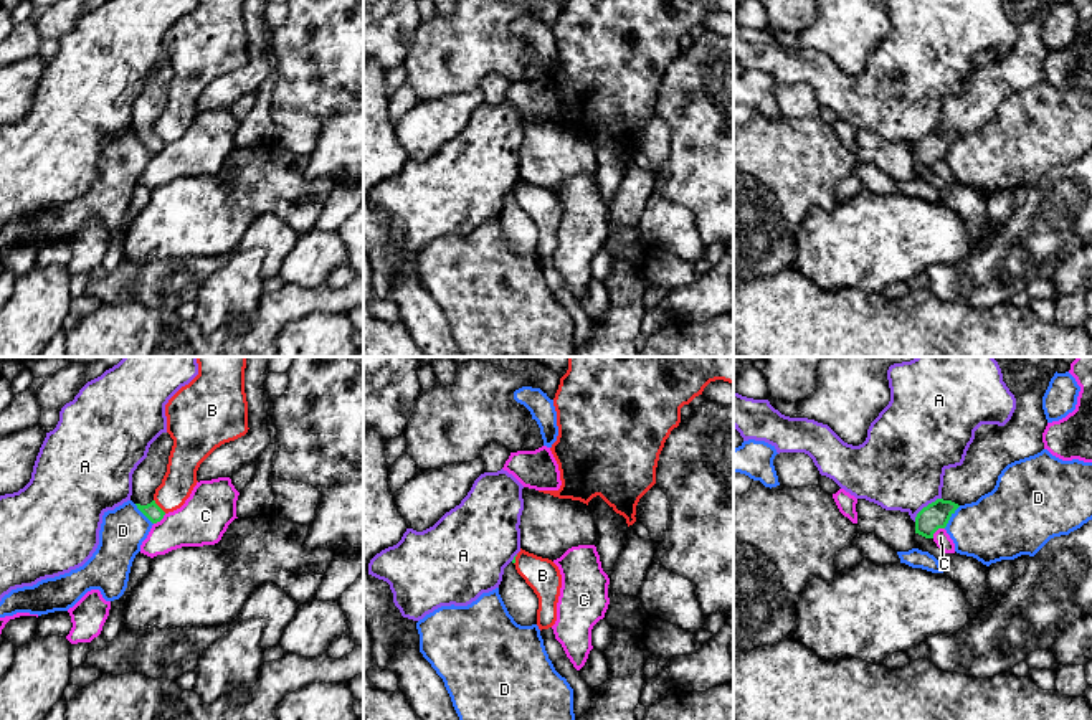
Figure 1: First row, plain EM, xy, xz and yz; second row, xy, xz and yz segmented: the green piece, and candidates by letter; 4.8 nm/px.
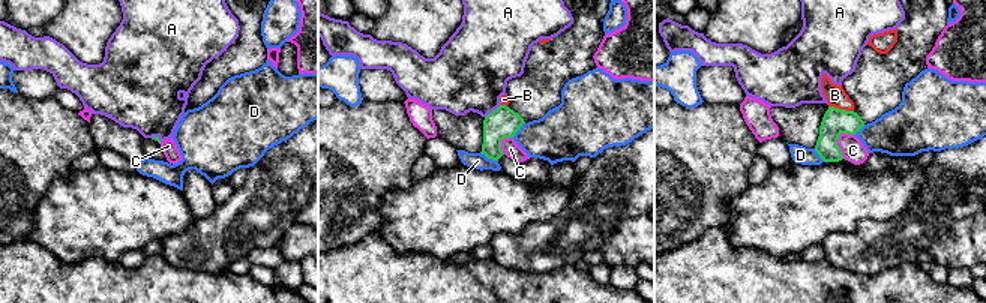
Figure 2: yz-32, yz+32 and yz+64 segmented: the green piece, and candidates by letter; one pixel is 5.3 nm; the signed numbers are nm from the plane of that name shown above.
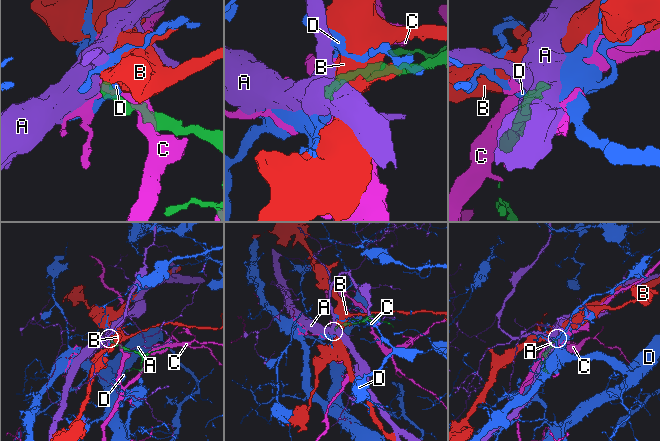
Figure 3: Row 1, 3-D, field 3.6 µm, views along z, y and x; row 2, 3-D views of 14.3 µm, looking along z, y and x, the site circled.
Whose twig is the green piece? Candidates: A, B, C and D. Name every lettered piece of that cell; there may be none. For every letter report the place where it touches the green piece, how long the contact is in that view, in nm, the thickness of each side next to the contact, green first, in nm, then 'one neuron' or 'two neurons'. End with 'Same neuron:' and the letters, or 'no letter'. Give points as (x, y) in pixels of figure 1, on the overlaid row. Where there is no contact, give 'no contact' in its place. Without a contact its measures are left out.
A: meets green in yz at (927, 506); contact 180 nm long; 130 nm thick on the green side, 420 nm on the other; two neurons
B: meets green in xy at (157, 506); contact 90 nm long; 80 nm thick on the green side, 160 nm on the other; two neurons
C: meets green in yz at (937, 529); contact 80 nm long; 130 nm thick on the green side, 80 nm on the other; two neurons
D: meets green in yz at (950, 516); contact 140 nm long; 130 nm thick on the green side, 340 nm on the other; two neurons
Same neuron: no letter

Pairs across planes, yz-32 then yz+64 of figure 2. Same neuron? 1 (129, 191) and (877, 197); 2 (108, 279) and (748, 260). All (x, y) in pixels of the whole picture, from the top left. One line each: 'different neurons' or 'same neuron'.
1: same neuron
2: same neuron

